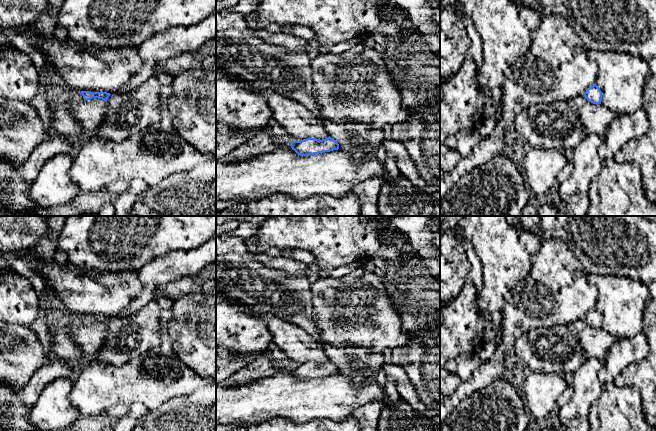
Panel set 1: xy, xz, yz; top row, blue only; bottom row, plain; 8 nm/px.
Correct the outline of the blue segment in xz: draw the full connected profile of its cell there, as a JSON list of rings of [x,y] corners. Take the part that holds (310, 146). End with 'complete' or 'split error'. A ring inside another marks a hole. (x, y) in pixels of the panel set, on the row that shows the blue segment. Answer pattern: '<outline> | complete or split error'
[[[330,136],[322,140],[311,137],[300,141],[292,141],[290,146],[300,156],[314,155],[339,149],[338,142]]] | complete

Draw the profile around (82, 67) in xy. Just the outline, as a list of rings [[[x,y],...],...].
[[[33,23],[28,24],[26,33],[53,72],[59,74],[72,90],[116,94],[127,86],[142,67],[140,46],[97,47],[80,44],[69,36],[66,40],[59,40],[54,34],[48,37],[40,33]]]

